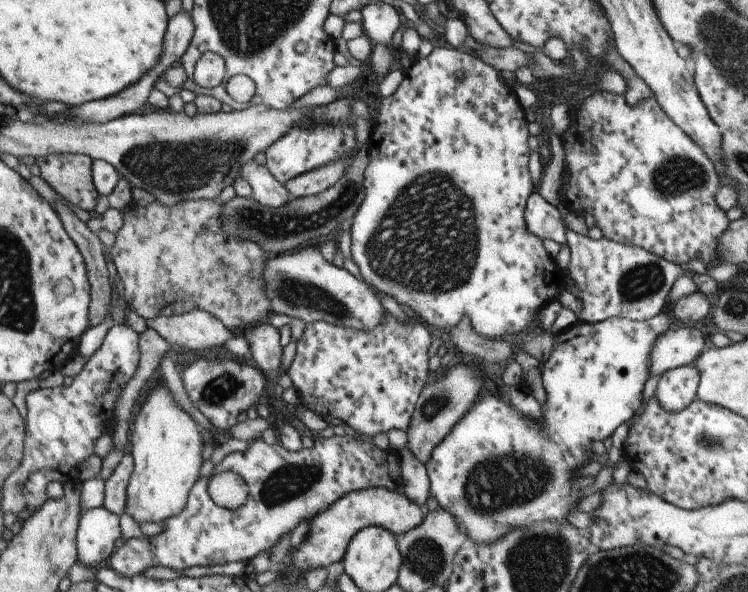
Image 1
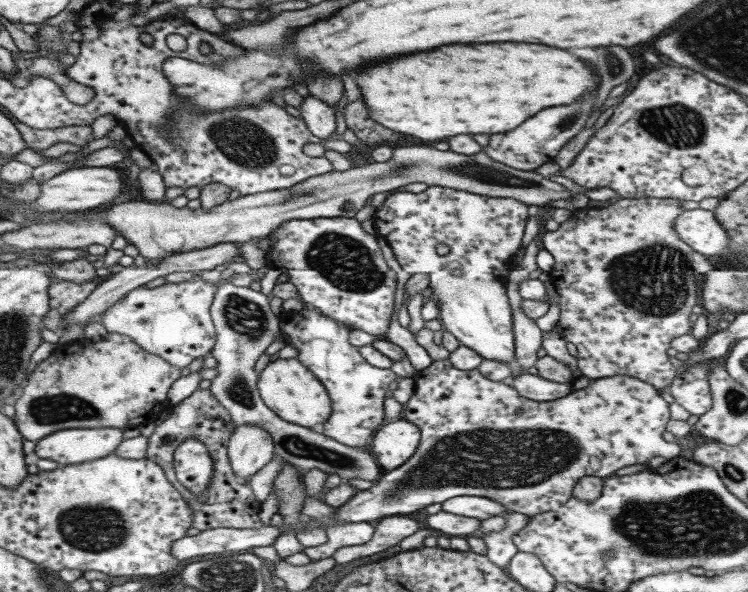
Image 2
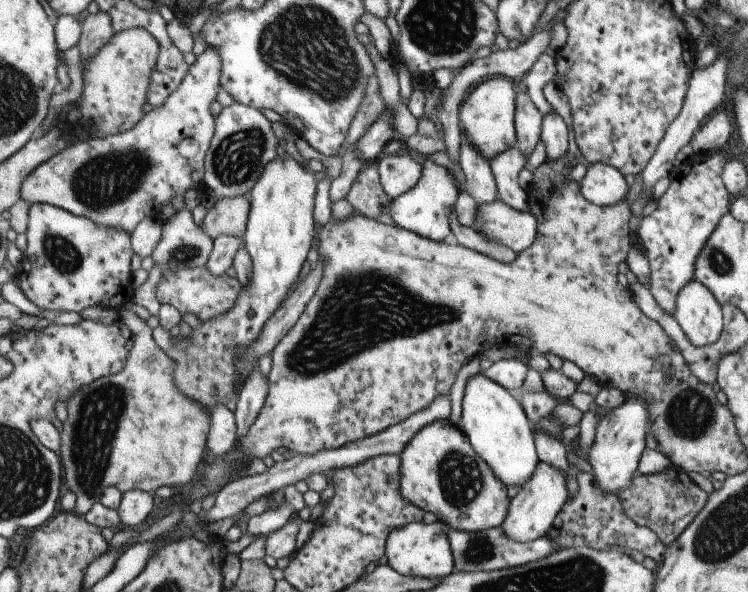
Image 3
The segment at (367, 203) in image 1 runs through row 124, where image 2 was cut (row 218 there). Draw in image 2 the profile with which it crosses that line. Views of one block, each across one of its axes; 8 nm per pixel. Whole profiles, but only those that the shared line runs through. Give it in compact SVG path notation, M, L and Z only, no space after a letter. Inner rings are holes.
M428 186L425 190L419 193L406 192L404 190L395 190L388 193L385 201L375 209L372 217L372 222L377 229L378 236L382 236L385 243L393 251L393 256L399 266L405 273L409 275L424 274L429 279L429 288L431 288L430 300L434 300L438 304L439 314L438 320L440 321L441 328L451 334L456 340L458 345L465 346L475 354L481 356L482 359L498 360L504 363L509 363L514 367L514 340L513 340L513 323L512 323L512 308L510 307L506 295L506 278L505 274L511 269L510 260L518 252L521 247L521 238L524 231L524 226L527 217L527 205L513 200L511 197L490 197L487 195L480 195L470 193L464 190L452 189L444 186ZM444 244L449 248L447 254L439 256L435 253L435 245Z

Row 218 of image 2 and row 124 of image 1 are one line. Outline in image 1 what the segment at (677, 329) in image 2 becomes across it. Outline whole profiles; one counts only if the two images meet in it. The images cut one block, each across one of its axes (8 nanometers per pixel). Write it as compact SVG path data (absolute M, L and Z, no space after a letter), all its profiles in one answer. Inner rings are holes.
M595 92L591 94L585 102L581 102L575 110L569 110L569 125L561 134L562 150L564 153L562 174L563 182L559 190L559 203L569 213L575 213L579 216L589 214L595 220L595 226L601 230L602 238L606 240L616 241L618 244L637 246L651 252L658 258L663 258L672 264L679 265L687 263L692 259L699 260L706 265L719 258L715 254L715 248L719 246L719 238L723 234L723 230L727 230L729 220L725 216L725 210L721 210L717 205L717 191L722 185L721 178L715 172L713 162L707 158L707 154L677 124L671 122L671 118L657 106L653 98L645 98L638 101L634 106L627 106L624 102L624 96L617 96L611 92Z

